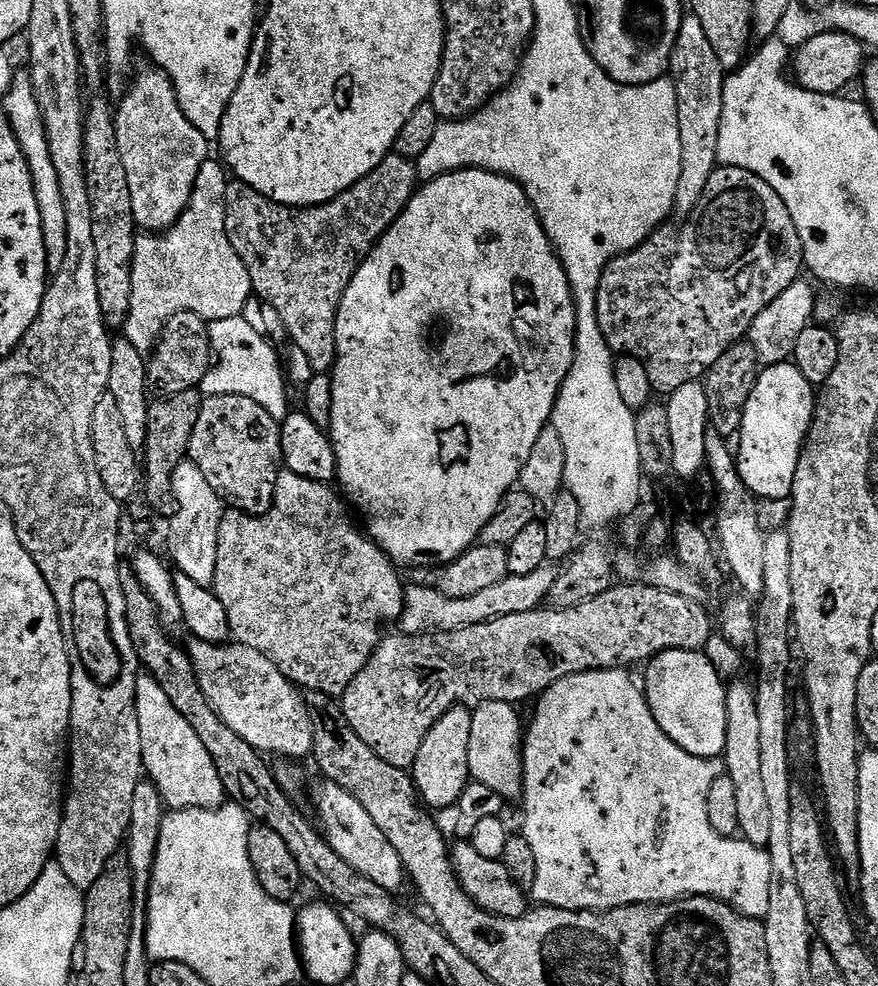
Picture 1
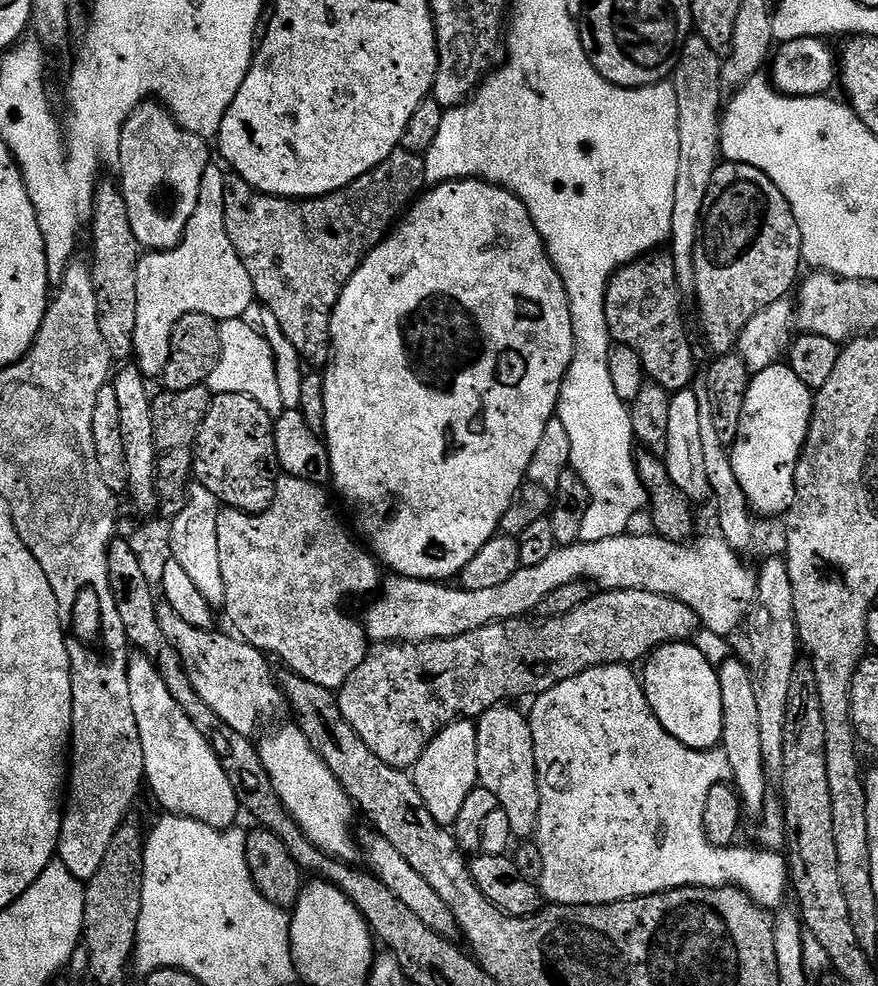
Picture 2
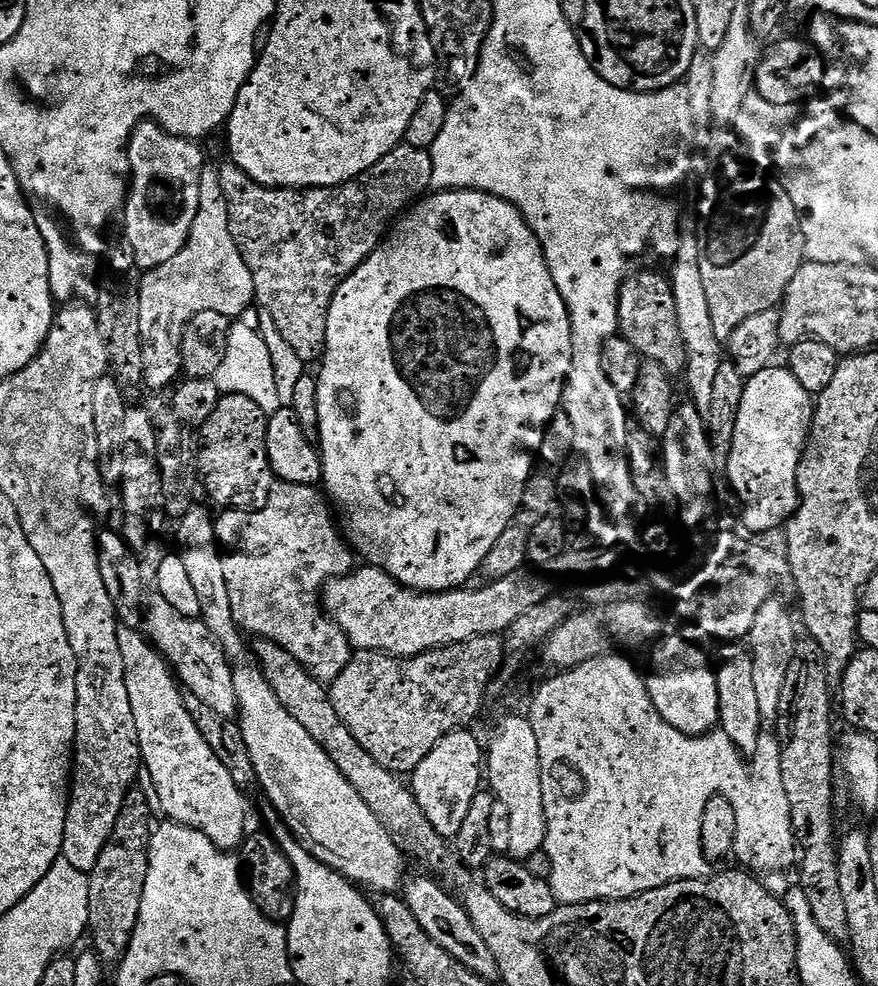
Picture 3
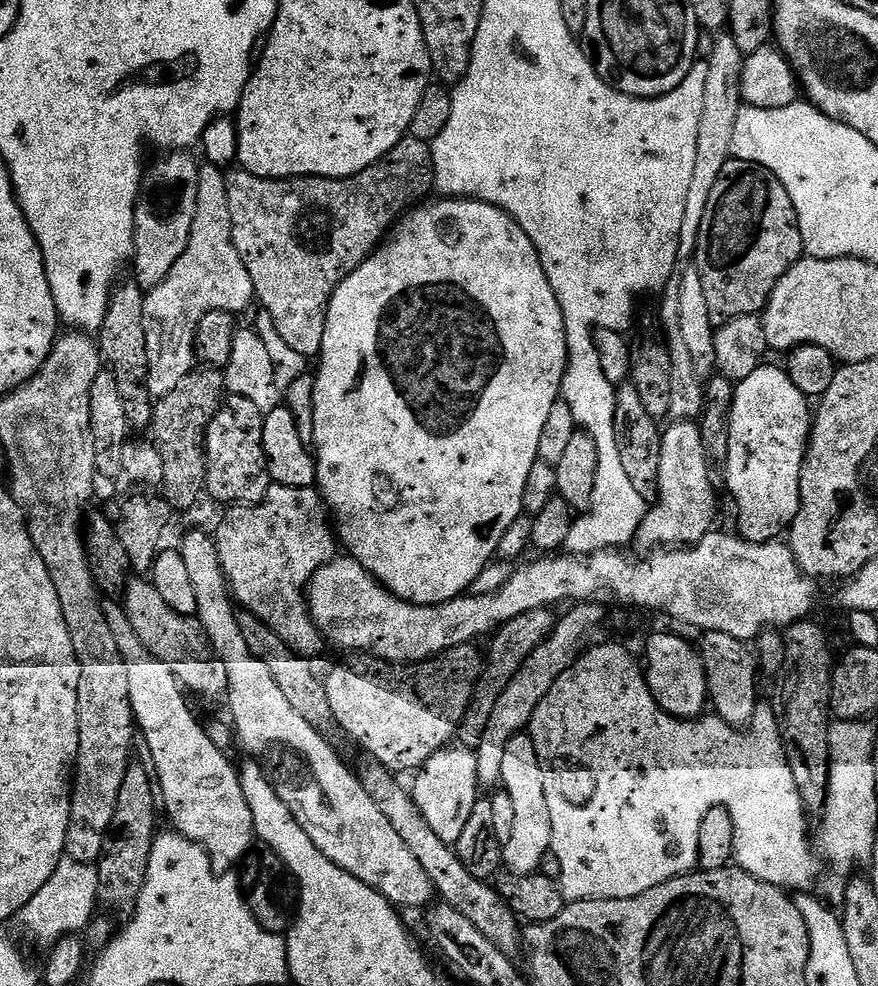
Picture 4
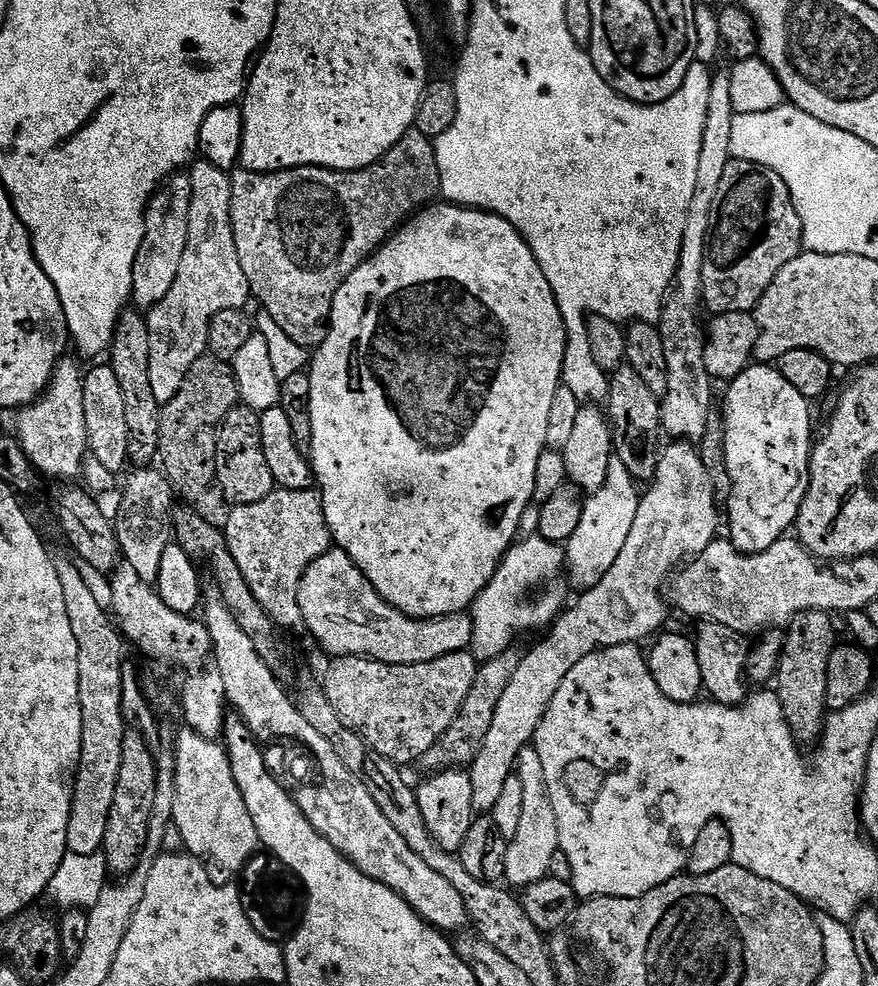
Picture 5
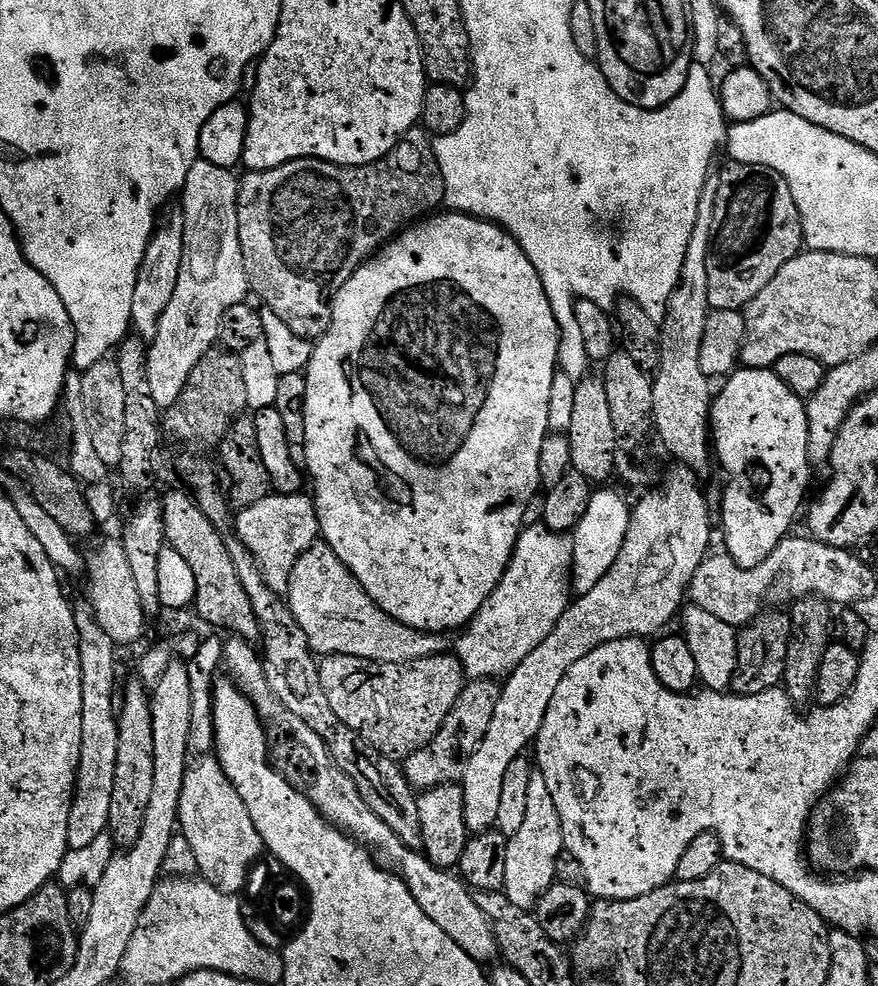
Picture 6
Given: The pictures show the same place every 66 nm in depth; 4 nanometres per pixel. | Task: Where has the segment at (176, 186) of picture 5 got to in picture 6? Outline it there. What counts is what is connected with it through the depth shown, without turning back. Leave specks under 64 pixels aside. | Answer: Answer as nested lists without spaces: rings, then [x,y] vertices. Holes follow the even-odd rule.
[[[176,210],[168,216],[168,224],[161,223],[152,234],[148,243],[146,266],[138,270],[138,282],[134,286],[134,306],[132,307],[131,331],[141,340],[150,342],[158,334],[158,322],[174,298],[174,289],[178,287],[178,270],[182,270],[184,253],[184,214]]]

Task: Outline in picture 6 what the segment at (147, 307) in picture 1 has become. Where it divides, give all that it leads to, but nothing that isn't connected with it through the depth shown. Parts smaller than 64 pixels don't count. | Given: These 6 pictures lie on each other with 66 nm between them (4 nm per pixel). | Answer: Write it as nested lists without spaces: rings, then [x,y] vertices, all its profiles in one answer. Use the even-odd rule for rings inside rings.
[[[199,159],[190,166],[186,182],[182,185],[184,205],[184,253],[182,270],[178,270],[178,287],[174,289],[174,298],[166,306],[166,314],[158,322],[158,334],[148,344],[148,365],[146,375],[150,377],[150,395],[158,402],[161,410],[172,406],[186,388],[190,374],[198,362],[212,348],[217,347],[220,339],[222,314],[230,306],[238,306],[249,299],[248,275],[242,258],[242,242],[238,238],[238,190],[240,181],[237,173],[230,168],[214,166],[214,162]]]

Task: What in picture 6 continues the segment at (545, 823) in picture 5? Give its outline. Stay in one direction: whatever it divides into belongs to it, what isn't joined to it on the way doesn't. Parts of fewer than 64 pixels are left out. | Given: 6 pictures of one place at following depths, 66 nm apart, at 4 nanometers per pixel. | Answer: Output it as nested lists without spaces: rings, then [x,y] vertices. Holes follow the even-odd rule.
[[[539,770],[530,774],[530,786],[526,790],[526,819],[518,834],[508,841],[506,850],[506,882],[504,895],[514,902],[514,906],[525,910],[535,909],[536,904],[546,894],[548,887],[557,883],[556,863],[558,854],[565,851],[562,834],[562,818],[558,818],[558,806],[546,786],[546,778]]]

